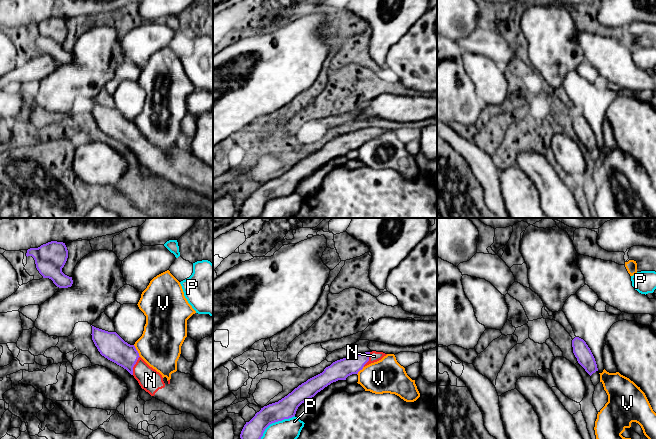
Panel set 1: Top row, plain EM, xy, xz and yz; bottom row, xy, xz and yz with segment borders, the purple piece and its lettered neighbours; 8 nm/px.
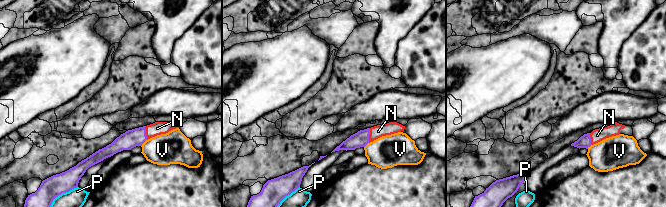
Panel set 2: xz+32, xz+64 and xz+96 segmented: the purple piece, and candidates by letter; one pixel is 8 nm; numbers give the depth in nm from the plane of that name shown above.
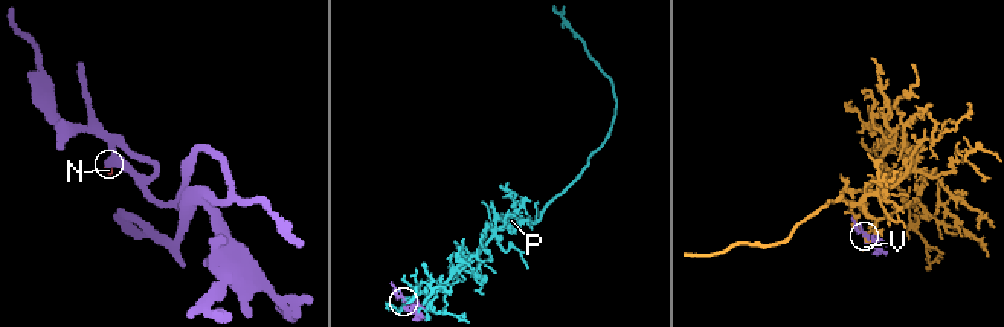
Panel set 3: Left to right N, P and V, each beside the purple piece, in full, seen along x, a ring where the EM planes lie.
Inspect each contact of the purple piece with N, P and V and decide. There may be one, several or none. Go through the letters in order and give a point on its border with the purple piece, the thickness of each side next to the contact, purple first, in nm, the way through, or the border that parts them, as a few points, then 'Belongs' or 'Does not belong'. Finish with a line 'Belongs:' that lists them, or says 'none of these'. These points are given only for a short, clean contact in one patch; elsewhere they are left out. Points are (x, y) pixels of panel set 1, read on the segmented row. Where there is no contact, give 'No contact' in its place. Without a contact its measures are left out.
N: Touches purple at xy (134, 364). Thickness 200 nm (purple) against 180 nm. Path across: xy (110, 345), (124, 354), (134, 364), (150, 380). Belongs
P: Touches purple at xz (275, 421). Thickness 170 nm (purple) against 160 nm. Does not belong
V: Touches purple at xy (137, 351). Thickness 200 nm (purple) against 340 nm. Does not belong
Belongs: N

